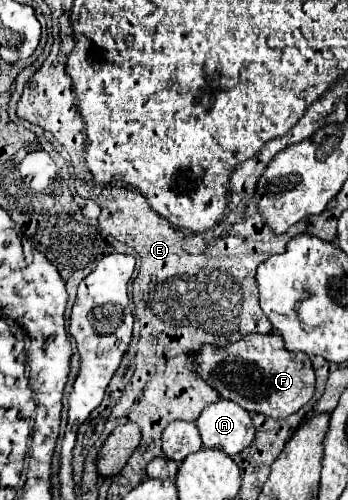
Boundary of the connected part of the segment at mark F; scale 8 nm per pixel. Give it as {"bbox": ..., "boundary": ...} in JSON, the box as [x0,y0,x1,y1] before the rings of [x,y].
{"bbox":[188,334,314,418],"boundary":[[[246,334],[244,338],[218,348],[202,344],[188,354],[194,372],[216,392],[240,404],[248,412],[262,412],[270,418],[288,418],[298,412],[314,396],[314,368],[304,352],[290,352],[284,348],[280,334]]]}

